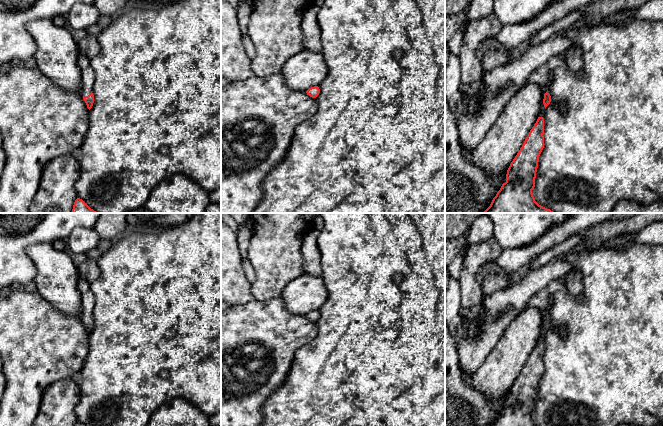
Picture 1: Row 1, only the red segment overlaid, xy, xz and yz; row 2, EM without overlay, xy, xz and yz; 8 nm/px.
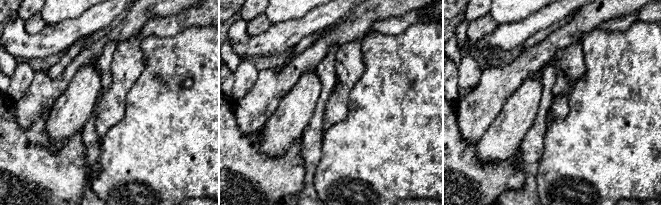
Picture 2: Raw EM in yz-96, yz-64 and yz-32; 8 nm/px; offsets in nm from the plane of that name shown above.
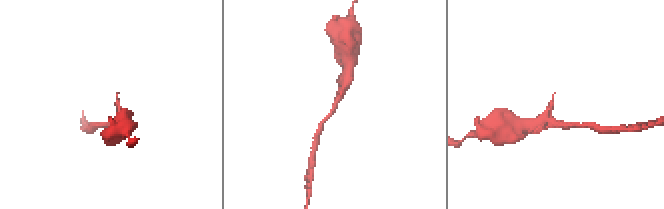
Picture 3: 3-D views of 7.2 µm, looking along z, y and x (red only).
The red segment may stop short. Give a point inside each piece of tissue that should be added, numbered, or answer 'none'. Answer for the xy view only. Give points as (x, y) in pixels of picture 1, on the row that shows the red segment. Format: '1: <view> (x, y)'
1: xy (87, 74)

